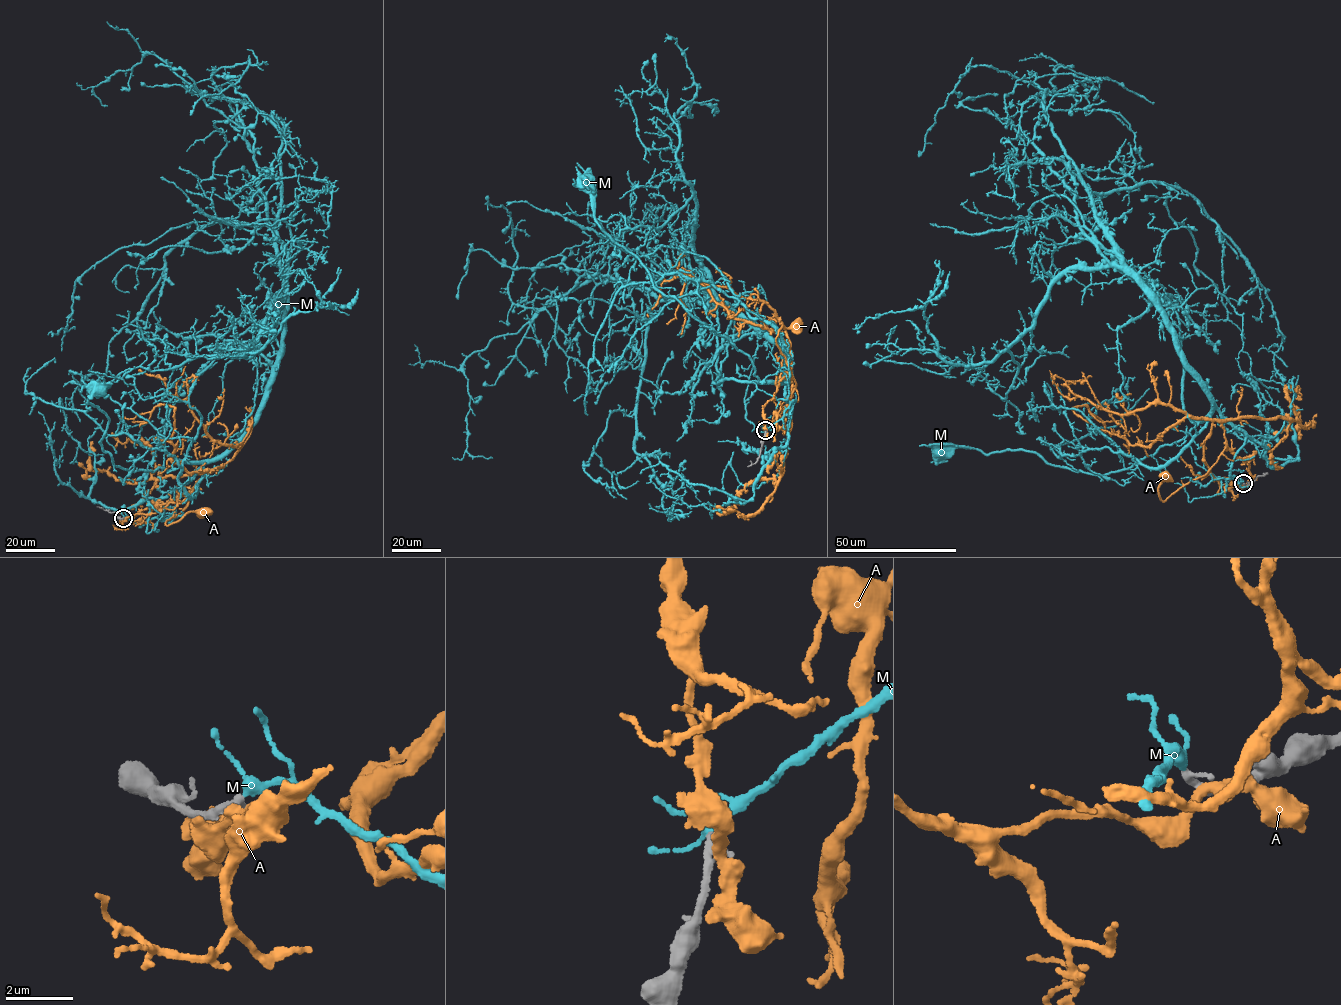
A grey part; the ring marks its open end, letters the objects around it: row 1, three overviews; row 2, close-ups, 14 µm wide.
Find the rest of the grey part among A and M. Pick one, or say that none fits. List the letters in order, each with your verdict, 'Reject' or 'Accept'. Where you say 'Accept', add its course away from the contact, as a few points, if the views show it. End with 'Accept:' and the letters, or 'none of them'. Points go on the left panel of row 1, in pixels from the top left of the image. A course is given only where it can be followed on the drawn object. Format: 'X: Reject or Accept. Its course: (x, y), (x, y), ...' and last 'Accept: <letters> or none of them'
A: Reject
M: Accept. Its course: (123, 518), (164, 521), (210, 459), (170, 470), (115, 465), (100, 441), (107, 417), (88, 402), (99, 387)
Accept: M

